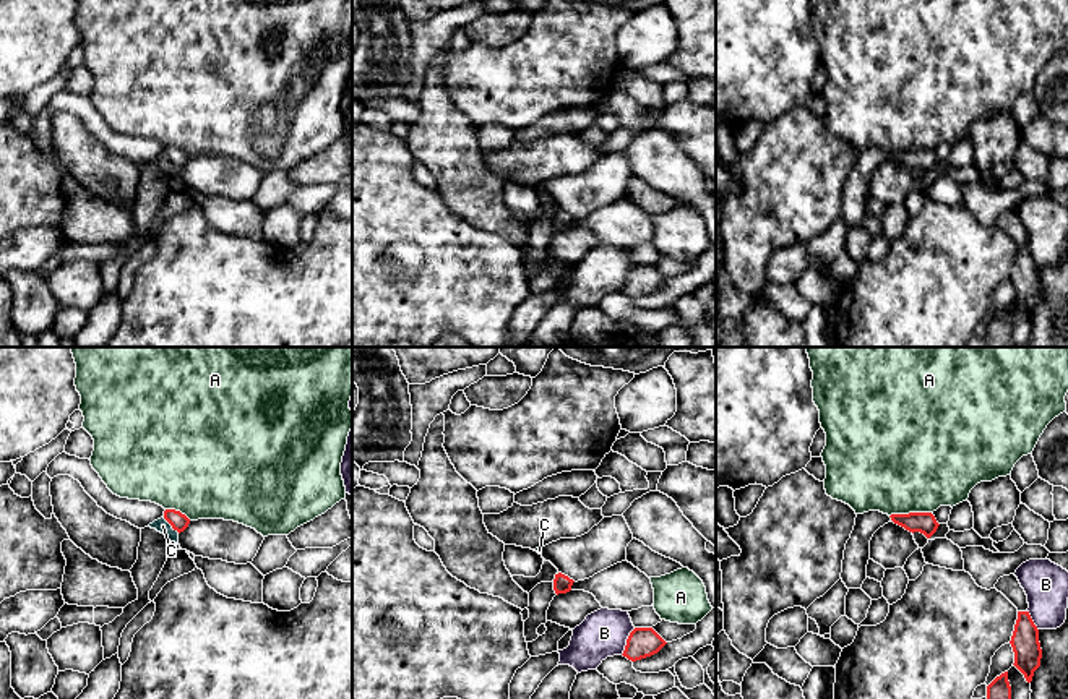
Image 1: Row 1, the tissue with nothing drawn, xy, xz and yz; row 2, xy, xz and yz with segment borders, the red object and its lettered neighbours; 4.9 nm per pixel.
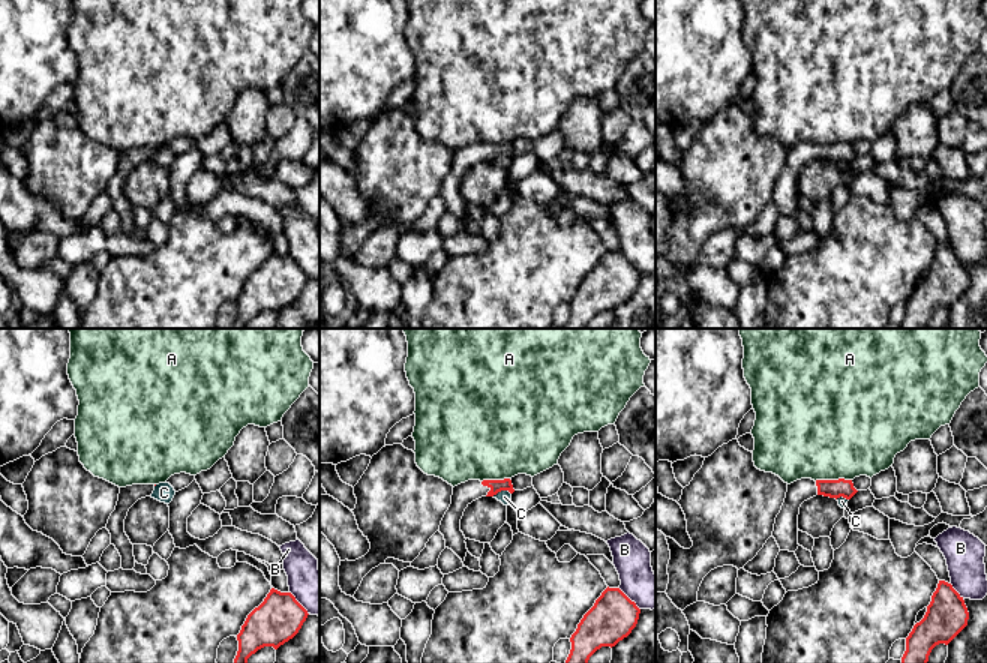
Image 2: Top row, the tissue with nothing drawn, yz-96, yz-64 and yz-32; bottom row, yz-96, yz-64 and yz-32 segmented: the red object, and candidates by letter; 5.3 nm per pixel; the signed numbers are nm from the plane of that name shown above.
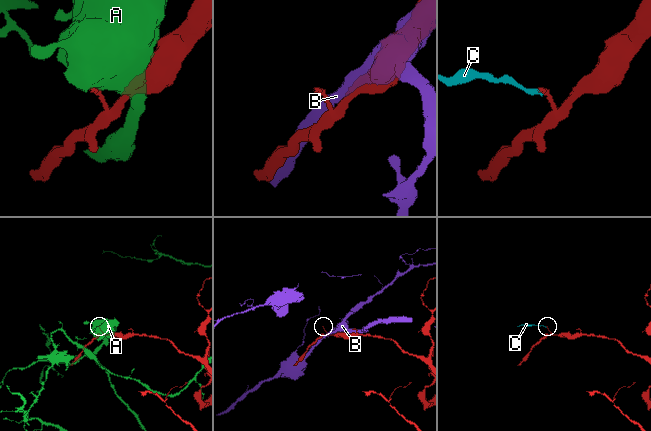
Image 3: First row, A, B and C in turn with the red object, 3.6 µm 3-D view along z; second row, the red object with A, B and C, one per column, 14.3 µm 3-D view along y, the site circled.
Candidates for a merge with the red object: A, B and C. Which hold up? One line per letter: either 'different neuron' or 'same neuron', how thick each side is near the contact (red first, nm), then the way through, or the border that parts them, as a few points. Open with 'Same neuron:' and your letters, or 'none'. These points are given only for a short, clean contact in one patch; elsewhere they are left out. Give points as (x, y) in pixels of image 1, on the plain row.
Same neuron: none
A: different neuron; 110 nm thick on the red side, 500 nm on the other
B: different neuron; 150 nm thick on the red side, 240 nm on the other
C: different neuron; 90 nm thick on the red side, 70 nm on the other; border along xy (163, 154), (179, 169)

